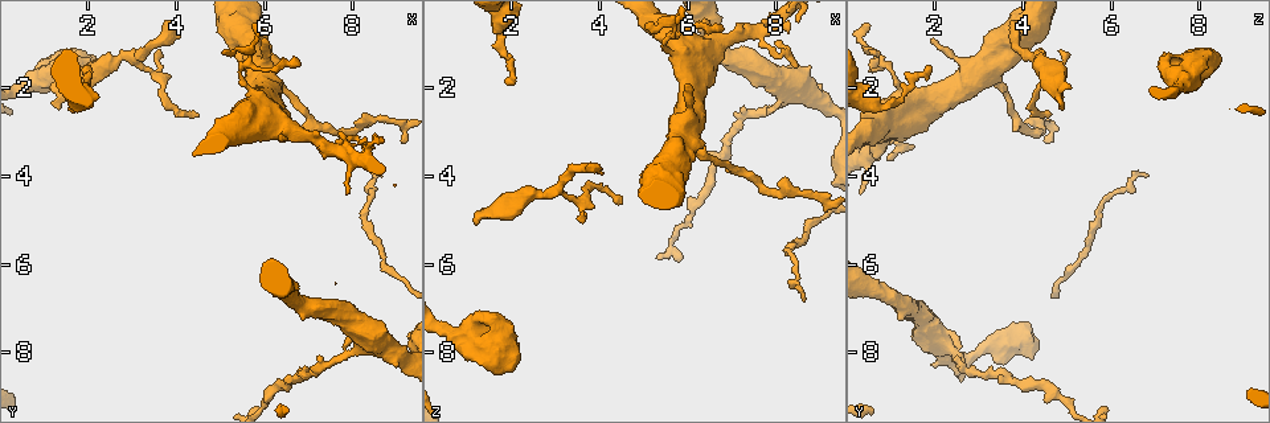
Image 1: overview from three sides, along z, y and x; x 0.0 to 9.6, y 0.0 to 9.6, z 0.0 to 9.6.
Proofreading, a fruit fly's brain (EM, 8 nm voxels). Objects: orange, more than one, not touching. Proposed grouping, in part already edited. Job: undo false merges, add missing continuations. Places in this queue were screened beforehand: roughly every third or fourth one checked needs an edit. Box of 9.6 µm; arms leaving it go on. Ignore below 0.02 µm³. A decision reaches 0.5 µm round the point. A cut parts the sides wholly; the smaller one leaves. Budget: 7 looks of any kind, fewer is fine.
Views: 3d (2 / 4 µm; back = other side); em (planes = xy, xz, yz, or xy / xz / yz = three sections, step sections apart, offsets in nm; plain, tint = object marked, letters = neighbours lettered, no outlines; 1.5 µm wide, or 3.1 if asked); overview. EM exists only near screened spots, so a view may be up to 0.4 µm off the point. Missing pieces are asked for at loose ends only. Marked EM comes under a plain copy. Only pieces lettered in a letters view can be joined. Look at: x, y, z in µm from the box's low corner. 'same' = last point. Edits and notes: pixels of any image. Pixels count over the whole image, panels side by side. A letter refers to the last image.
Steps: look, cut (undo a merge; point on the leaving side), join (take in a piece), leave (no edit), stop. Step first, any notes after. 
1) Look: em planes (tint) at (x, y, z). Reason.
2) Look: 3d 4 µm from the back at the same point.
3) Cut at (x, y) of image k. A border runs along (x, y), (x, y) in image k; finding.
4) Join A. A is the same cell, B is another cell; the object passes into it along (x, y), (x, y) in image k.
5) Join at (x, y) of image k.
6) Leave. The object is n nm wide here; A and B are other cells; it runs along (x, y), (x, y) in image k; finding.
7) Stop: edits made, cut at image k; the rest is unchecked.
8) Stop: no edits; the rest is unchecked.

Look: em yz step 4 (letters) at (1.20, 2.00, 5.05). Branch stops here.

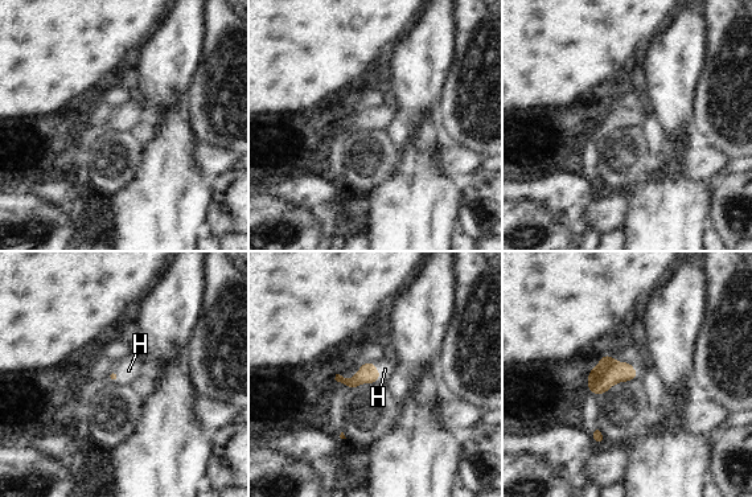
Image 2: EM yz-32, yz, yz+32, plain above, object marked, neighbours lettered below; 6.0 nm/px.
Look: em planes (letters) at the same point.

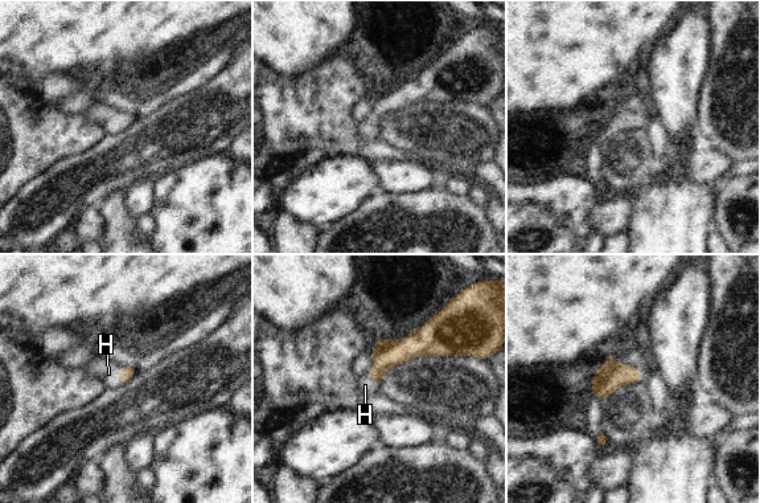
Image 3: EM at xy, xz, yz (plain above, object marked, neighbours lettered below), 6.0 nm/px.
Join H. H is the same cell; the object passes into it along (127, 372), (119, 376), (109, 373) in image 3; the neuron continues.

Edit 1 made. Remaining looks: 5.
Look: 3d 4 µm at (5.95, 1.00, 1.90). Free end.

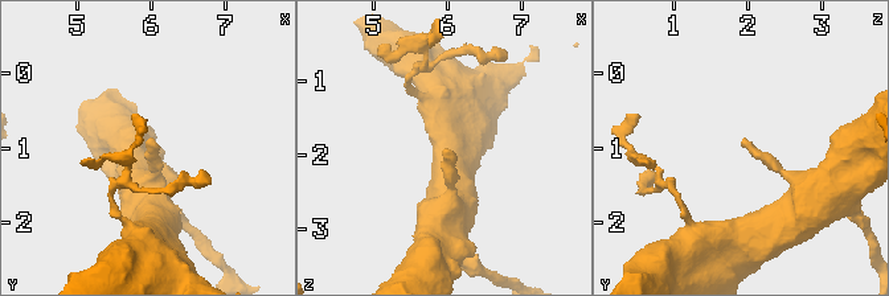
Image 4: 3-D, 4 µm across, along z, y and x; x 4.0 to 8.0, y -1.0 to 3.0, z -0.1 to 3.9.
Look: em planes (letters) at (6.00, 0.90, 1.90). Need the tissue.

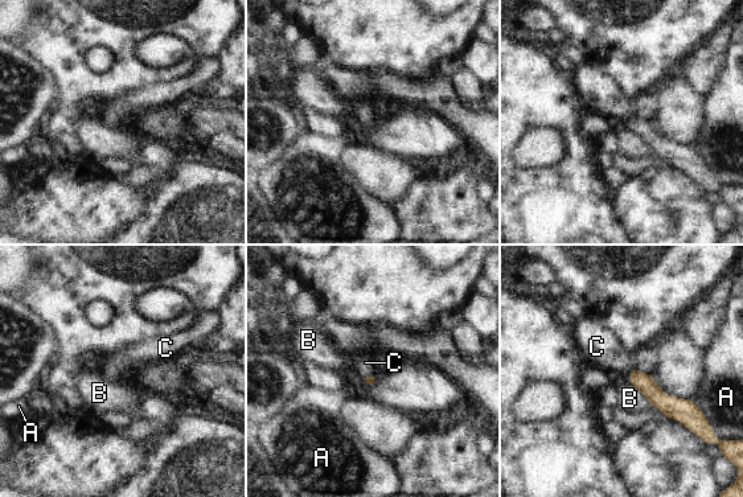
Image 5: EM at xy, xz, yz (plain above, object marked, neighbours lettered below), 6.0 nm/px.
Join C. C is the same cell, A and B are other cells; the object passes into it along (368, 380), (369, 376), (365, 362) in image 5; the neuron continues.

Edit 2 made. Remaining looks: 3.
Look: em planes (letters) at (9.05, 3.20, 4.55). Thin end.

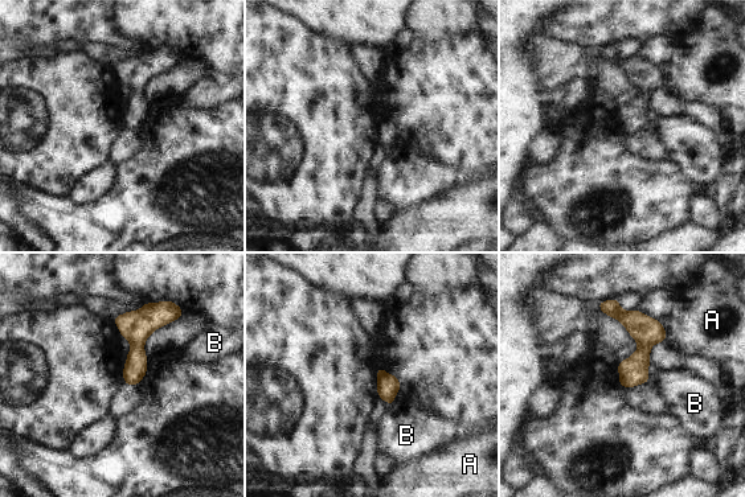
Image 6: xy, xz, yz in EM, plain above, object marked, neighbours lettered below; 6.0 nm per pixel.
Leave. A and B are other cells; it runs along (610, 304), (642, 336), (646, 378) in image 6; none of them fits.

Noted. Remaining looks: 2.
Stop: edits made, join at image 3, join at image 5; the rest is unchecked.

